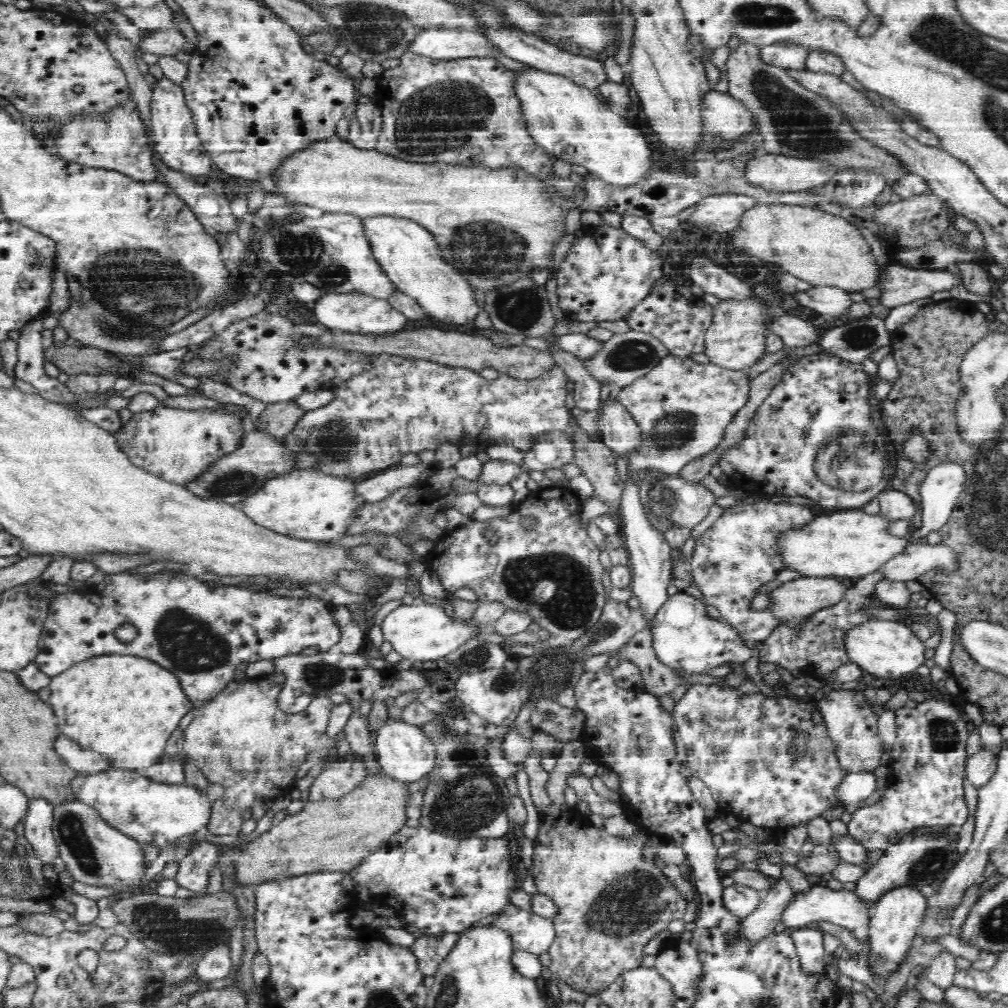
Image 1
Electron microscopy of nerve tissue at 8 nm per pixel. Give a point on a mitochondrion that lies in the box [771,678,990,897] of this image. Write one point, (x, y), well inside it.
(931, 863)

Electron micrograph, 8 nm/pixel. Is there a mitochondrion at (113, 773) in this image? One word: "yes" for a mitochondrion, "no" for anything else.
no

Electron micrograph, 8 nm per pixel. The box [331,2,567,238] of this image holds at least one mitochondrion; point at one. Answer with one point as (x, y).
(441, 114)

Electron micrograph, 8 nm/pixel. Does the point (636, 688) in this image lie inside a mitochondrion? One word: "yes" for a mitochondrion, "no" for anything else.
no

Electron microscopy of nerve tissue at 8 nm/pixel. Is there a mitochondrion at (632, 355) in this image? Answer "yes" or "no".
yes

